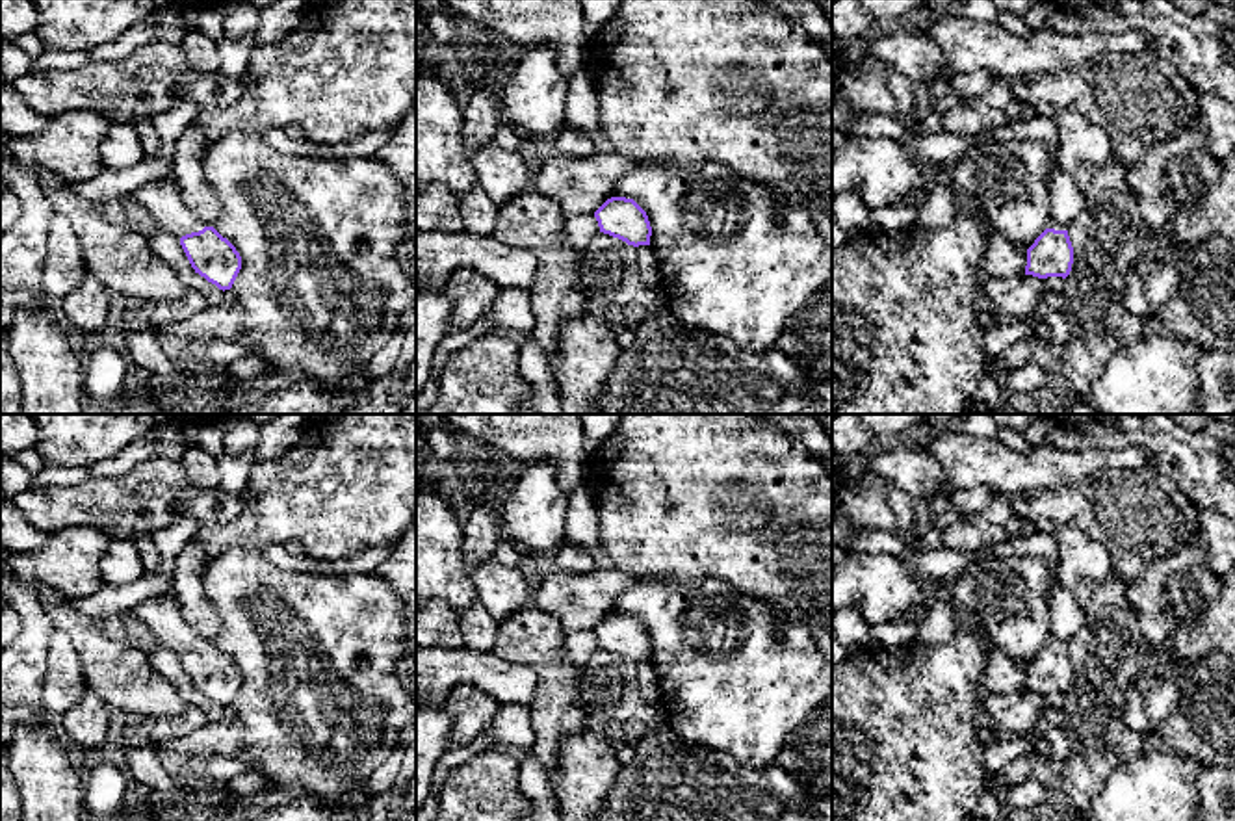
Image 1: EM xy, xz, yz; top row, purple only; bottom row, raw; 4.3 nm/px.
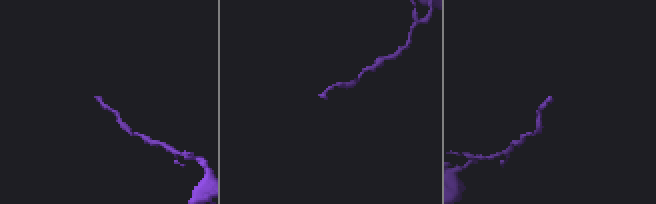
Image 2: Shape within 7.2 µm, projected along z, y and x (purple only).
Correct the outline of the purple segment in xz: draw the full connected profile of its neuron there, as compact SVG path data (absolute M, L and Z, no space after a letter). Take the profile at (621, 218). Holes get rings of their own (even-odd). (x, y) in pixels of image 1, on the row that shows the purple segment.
M626 197L607 199L596 212L600 232L626 241L628 245L650 245L652 227L646 212Z

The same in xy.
M150 182L139 186L132 197L150 214L160 228L180 240L195 273L223 292L232 288L241 269L240 253L214 227L206 227L188 210L176 186Z

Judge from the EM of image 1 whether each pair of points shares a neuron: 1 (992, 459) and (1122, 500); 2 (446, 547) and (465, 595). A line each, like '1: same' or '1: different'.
1: different
2: same

